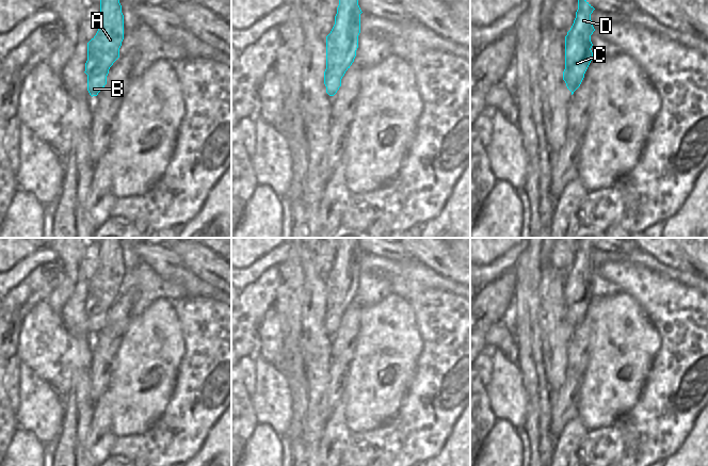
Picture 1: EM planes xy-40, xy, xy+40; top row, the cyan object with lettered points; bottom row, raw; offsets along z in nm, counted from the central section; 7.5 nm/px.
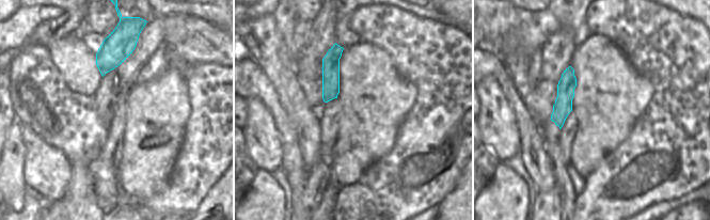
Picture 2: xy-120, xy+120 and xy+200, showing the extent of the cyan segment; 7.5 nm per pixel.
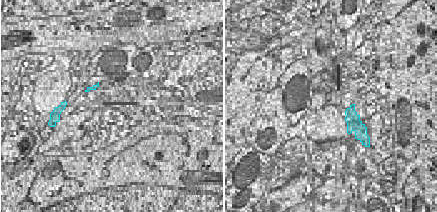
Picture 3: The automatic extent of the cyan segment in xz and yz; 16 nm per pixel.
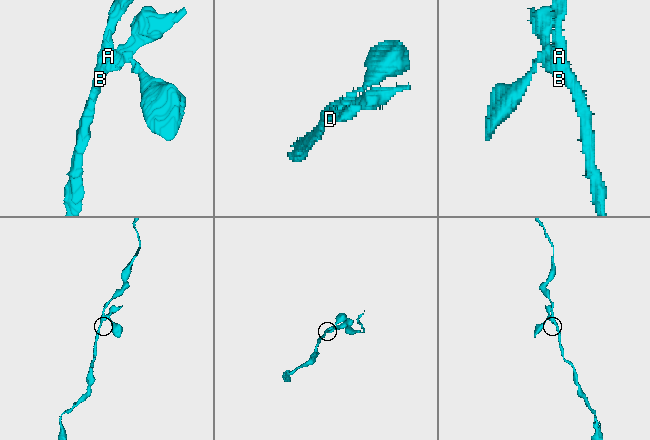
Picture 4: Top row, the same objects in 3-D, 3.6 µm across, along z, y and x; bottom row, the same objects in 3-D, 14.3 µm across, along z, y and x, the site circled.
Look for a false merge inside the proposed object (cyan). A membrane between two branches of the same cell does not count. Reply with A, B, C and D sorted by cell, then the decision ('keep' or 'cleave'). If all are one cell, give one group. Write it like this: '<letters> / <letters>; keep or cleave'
A C D / B; cleave

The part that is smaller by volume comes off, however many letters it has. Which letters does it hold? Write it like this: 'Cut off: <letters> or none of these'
Cut off: B

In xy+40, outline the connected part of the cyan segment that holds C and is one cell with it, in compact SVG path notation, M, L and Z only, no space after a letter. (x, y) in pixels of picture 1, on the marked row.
M578 0L576 18L565 36L565 69L563 71L563 80L566 83L567 76L570 74L572 80L578 84L578 87L593 59L591 35L595 29L591 20L591 14L594 10L586 0Z

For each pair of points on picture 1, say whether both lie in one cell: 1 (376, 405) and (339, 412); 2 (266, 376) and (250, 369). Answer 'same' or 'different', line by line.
1: different
2: different

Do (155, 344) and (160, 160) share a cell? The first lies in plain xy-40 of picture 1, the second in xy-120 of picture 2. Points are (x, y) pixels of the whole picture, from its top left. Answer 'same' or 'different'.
same

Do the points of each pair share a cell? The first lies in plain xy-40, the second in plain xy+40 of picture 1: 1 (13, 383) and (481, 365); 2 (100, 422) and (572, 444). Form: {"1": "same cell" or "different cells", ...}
{"1": "same cell", "2": "same cell"}

